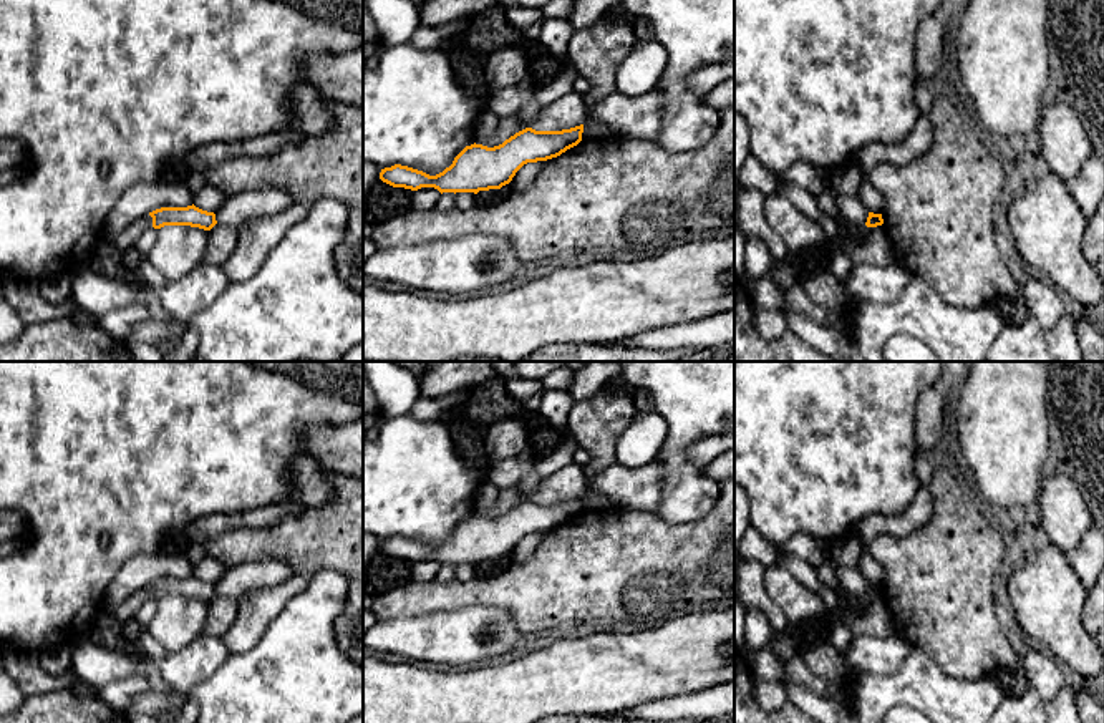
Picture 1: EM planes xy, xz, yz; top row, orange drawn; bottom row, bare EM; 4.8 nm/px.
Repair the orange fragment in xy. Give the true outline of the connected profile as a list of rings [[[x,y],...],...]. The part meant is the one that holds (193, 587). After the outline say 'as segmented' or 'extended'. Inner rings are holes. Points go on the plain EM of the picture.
[[[161,579],[149,584],[153,589],[153,599],[161,600],[164,597],[191,597],[204,602],[211,602],[217,592],[214,584],[202,582],[199,579]]] | as segmented

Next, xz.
[[[583,496],[562,502],[535,502],[525,499],[502,516],[487,519],[466,517],[449,539],[436,547],[395,536],[380,544],[380,551],[393,559],[418,562],[434,559],[443,564],[474,564],[501,560],[527,534],[560,527],[582,512]]] | as segmented

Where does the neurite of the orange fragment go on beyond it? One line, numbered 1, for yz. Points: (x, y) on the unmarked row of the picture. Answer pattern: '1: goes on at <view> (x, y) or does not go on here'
1: does not go on here

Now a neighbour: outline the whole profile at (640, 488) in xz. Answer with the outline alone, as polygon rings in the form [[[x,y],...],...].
[[[656,459],[640,468],[615,461],[587,479],[587,489],[603,494],[617,509],[655,512],[663,497],[663,466]]]

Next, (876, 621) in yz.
[[[884,597],[869,599],[864,610],[854,610],[847,600],[837,599],[837,615],[845,624],[854,637],[870,635],[877,638],[887,638],[895,633],[893,619]]]

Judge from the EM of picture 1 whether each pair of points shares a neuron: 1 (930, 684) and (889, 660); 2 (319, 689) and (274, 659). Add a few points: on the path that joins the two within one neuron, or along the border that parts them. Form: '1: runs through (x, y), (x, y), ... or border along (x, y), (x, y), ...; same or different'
1: border along (910, 645), (904, 664), (895, 672), (861, 677); different
2: runs through (307, 684), (294, 679), (285, 670); same

